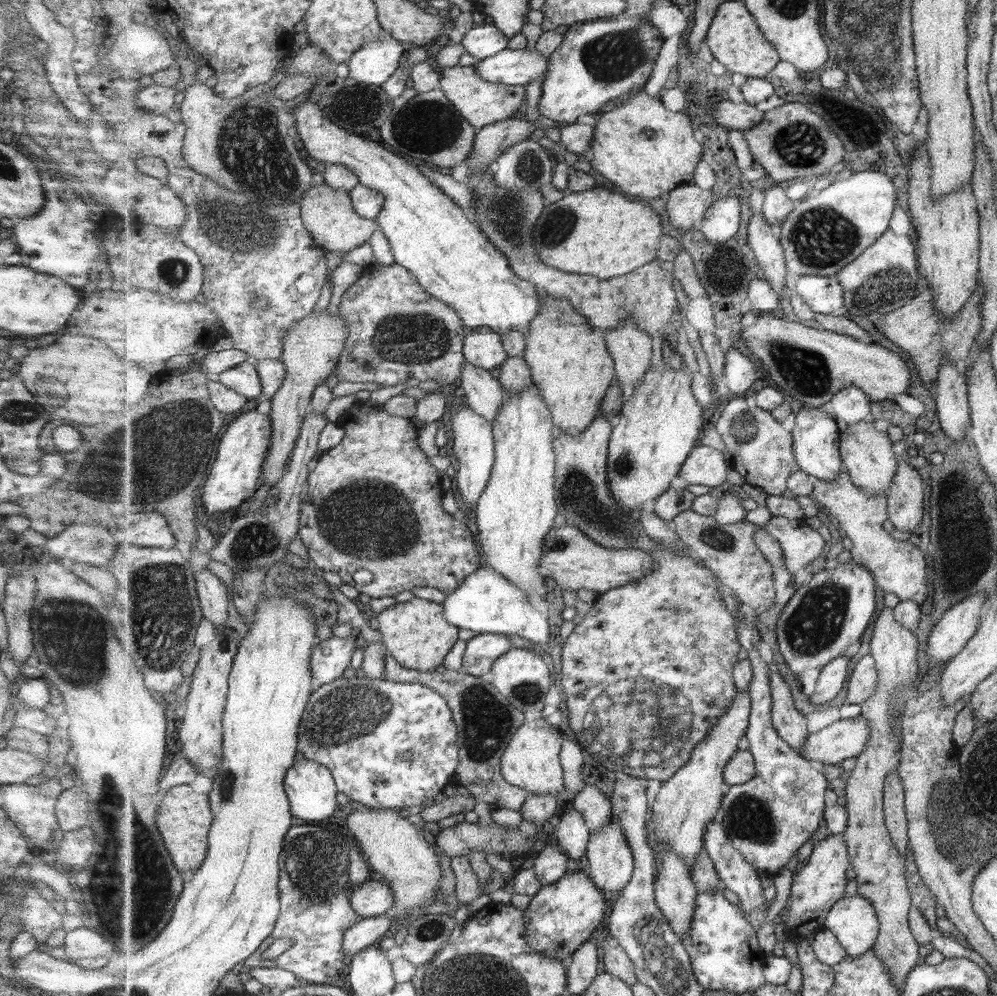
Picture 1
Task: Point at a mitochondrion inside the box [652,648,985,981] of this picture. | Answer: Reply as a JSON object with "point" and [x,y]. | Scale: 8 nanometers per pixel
{"point":[750,818]}

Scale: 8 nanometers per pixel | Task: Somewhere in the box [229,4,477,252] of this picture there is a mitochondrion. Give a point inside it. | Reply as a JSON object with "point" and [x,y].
{"point":[435,126]}

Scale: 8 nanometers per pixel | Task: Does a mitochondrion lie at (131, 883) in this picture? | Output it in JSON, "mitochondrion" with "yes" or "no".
{"mitochondrion":"yes"}

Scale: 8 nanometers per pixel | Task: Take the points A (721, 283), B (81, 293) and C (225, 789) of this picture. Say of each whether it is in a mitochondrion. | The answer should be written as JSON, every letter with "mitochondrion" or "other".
{"A":"other","B":"other","C":"mitochondrion"}

